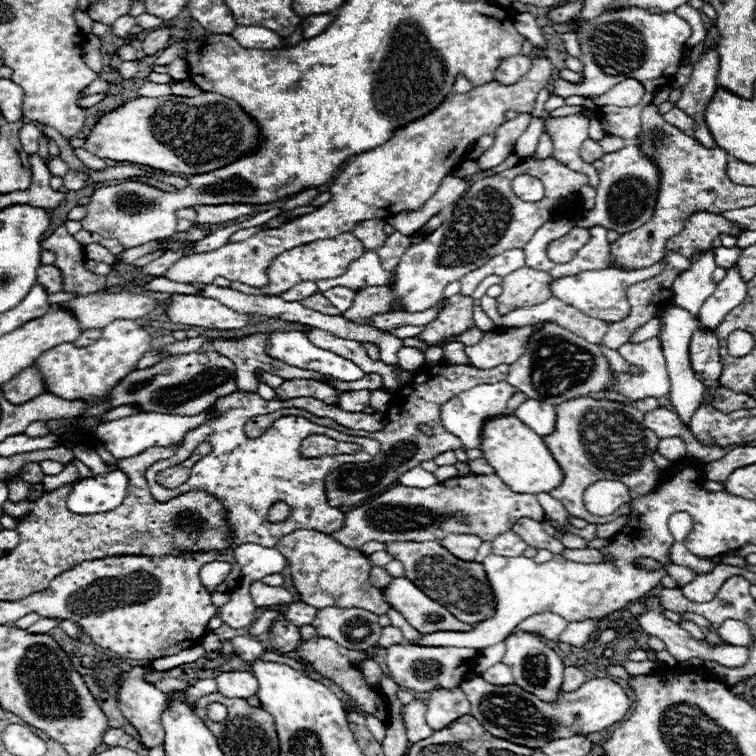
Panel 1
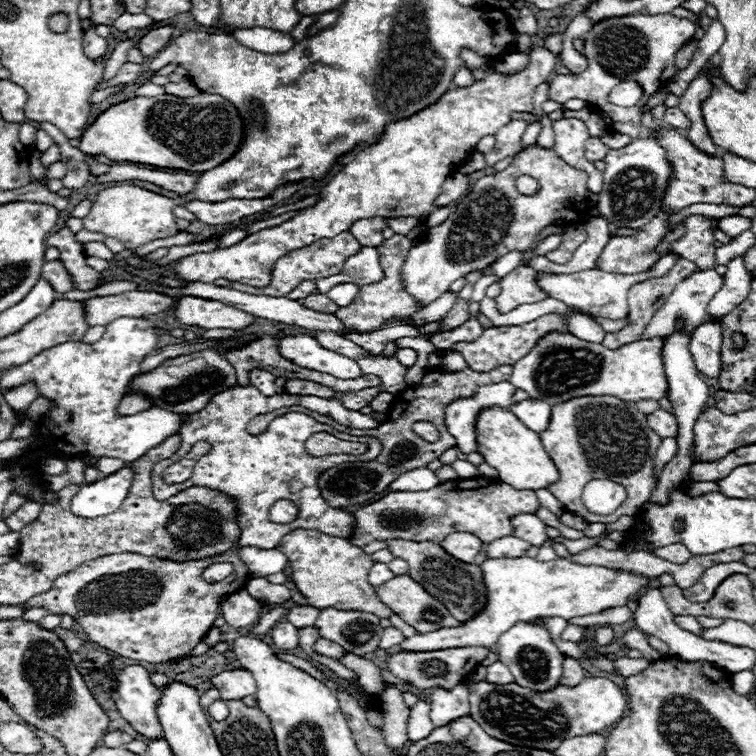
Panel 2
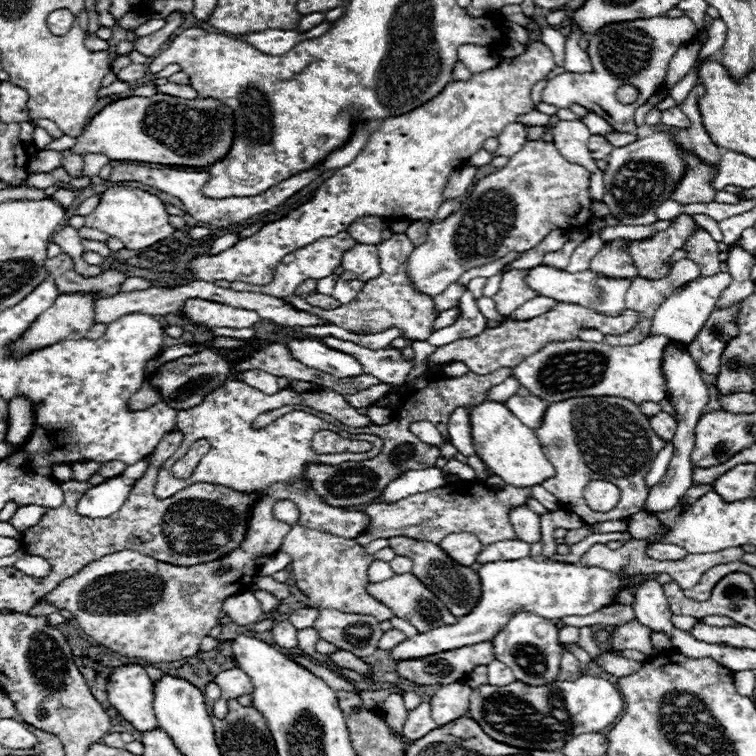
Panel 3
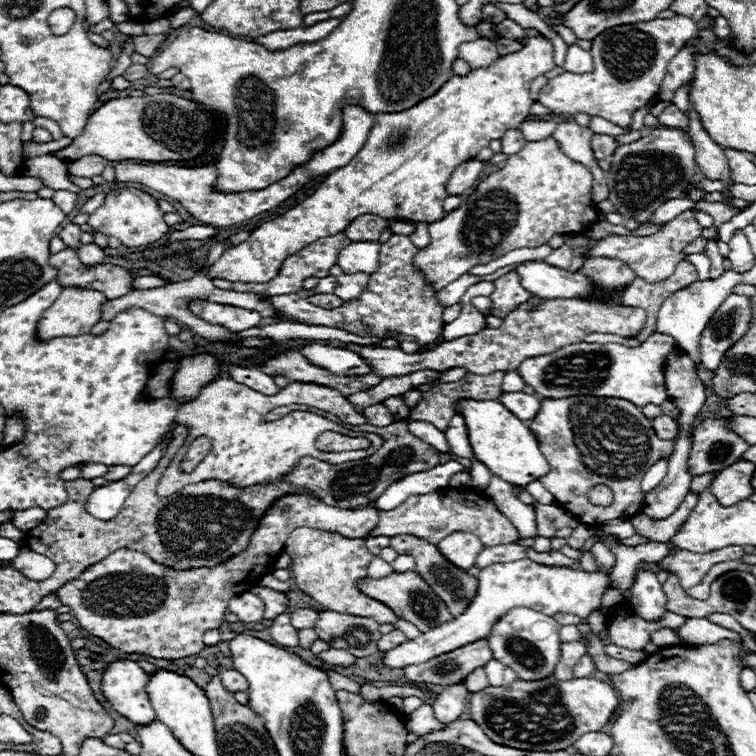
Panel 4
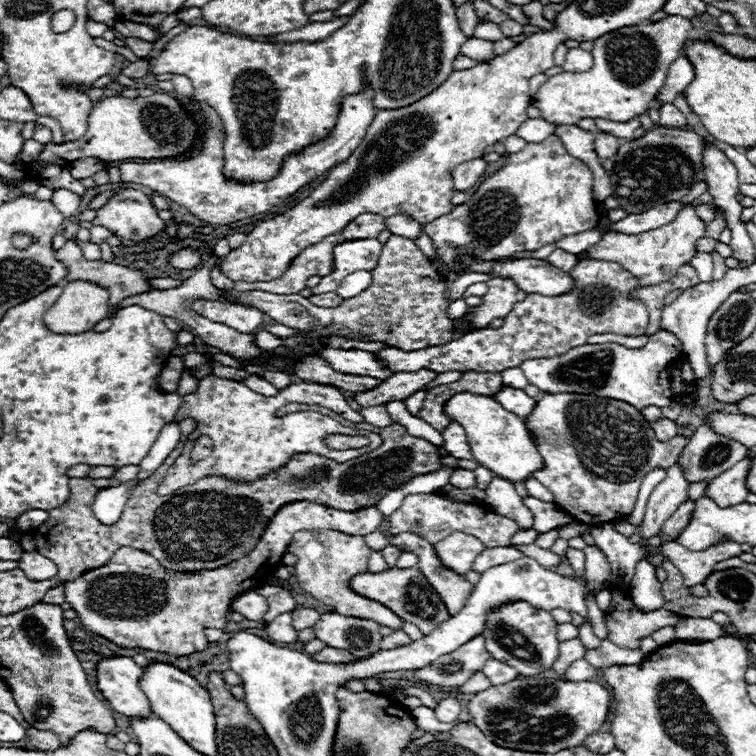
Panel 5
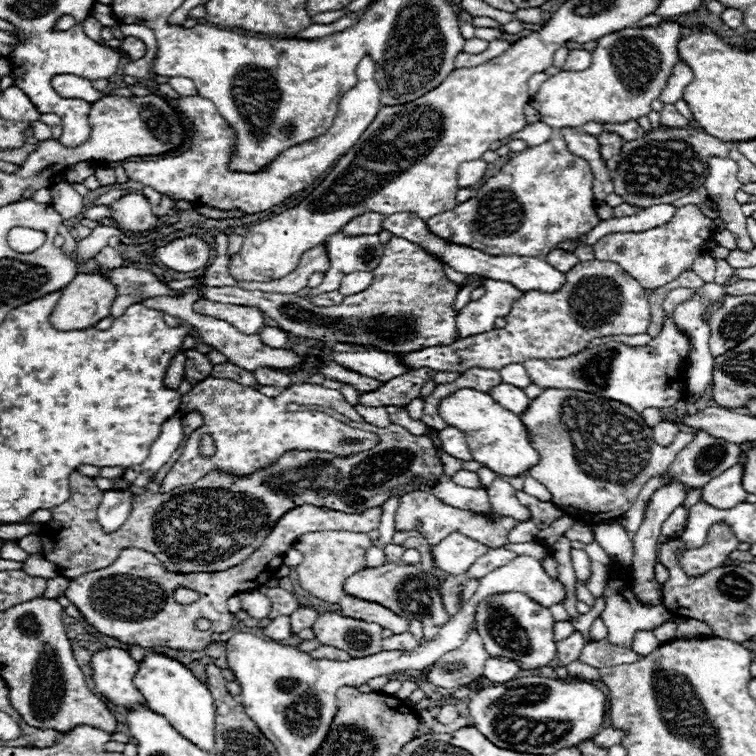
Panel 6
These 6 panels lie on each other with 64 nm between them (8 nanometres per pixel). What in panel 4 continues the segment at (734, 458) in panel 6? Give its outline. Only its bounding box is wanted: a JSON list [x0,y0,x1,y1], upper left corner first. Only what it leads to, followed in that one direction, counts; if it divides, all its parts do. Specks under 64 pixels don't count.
[688,418,748,476]

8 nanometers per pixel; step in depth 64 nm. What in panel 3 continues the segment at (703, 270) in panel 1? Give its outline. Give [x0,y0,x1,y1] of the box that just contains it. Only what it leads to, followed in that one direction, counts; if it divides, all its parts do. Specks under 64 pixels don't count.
[650,272,730,346]

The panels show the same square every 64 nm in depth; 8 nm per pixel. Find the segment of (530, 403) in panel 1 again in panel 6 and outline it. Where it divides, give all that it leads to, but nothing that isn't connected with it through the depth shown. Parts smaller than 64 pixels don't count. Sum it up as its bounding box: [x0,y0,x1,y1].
[488,382,530,414]

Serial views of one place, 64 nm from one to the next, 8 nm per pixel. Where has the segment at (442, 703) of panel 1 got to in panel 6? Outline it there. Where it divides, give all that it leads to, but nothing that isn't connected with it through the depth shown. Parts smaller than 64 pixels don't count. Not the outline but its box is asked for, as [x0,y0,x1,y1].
[438,704,458,724]

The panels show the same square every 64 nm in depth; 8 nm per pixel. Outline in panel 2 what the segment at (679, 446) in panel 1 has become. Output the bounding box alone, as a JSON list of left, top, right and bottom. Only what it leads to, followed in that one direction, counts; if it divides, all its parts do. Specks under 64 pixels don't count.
[654,438,678,478]

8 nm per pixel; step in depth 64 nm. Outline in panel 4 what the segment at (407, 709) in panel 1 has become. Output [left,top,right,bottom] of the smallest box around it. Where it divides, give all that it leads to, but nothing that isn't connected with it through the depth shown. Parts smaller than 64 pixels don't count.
[406,704,444,736]

